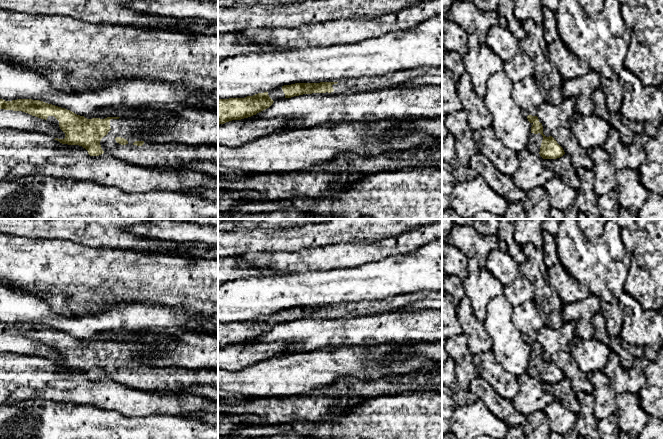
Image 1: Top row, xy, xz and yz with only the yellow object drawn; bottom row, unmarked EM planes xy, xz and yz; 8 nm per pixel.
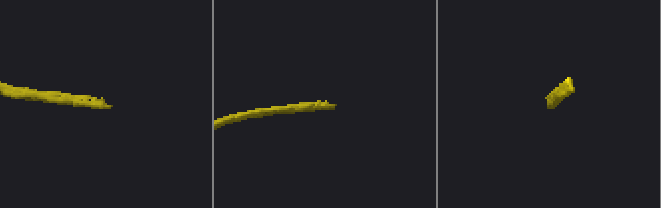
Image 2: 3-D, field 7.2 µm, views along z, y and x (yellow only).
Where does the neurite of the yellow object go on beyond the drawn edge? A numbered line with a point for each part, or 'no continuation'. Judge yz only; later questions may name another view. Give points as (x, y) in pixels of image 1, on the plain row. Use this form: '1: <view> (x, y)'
1: yz (535, 365)

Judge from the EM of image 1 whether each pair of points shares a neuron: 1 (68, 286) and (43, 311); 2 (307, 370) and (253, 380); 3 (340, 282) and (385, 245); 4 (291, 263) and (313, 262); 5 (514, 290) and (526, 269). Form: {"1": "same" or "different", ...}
{"1": "different", "2": "same", "3": "different", "4": "same", "5": "different"}

